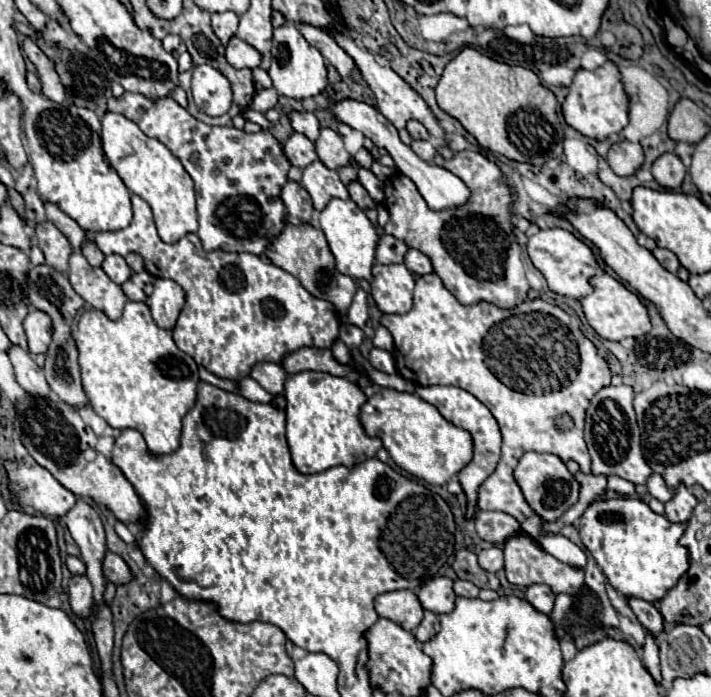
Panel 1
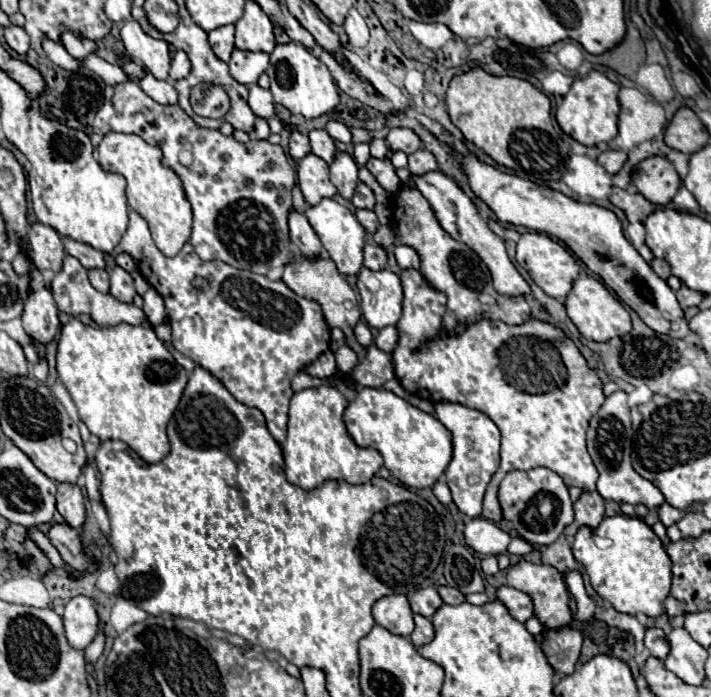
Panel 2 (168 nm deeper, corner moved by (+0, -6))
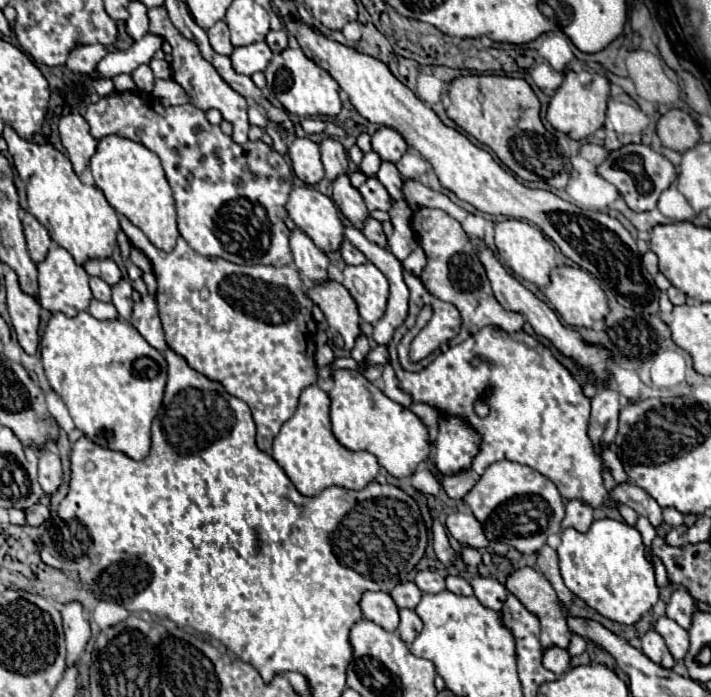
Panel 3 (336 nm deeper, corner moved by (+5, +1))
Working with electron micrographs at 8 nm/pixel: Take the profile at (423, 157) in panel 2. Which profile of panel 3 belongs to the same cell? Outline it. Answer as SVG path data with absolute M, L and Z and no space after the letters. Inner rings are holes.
M408 151L396 163L396 169L404 179L420 179L428 171L428 161L424 157L418 157L418 153Z

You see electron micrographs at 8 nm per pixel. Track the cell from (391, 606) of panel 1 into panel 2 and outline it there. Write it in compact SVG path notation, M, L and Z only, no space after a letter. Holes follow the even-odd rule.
M393 594L377 600L373 604L373 618L379 626L405 638L409 638L415 628L413 610L403 594Z

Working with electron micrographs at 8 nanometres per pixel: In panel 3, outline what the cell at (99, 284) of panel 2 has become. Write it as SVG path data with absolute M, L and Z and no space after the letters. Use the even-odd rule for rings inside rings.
M90 277L90 289L94 299L108 303L110 301L110 285L104 283L100 277Z

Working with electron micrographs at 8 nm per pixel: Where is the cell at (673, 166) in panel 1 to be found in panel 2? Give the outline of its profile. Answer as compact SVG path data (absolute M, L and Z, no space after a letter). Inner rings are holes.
M651 156L635 166L633 184L653 204L669 204L681 186L681 178L667 158Z

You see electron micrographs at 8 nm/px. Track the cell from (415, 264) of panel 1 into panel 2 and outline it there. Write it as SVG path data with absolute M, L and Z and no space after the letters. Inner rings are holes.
M397 246L395 248L395 258L397 258L397 264L401 270L419 270L419 254L413 250L413 248L407 248L407 246Z

